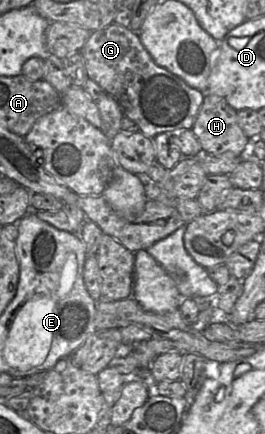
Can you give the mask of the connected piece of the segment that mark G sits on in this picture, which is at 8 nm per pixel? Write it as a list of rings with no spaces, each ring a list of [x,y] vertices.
[[[112,23],[103,29],[93,31],[80,53],[84,58],[88,77],[119,103],[124,116],[133,120],[145,136],[153,139],[160,133],[192,128],[204,102],[204,93],[190,87],[164,67],[158,66],[141,43],[138,32]]]

